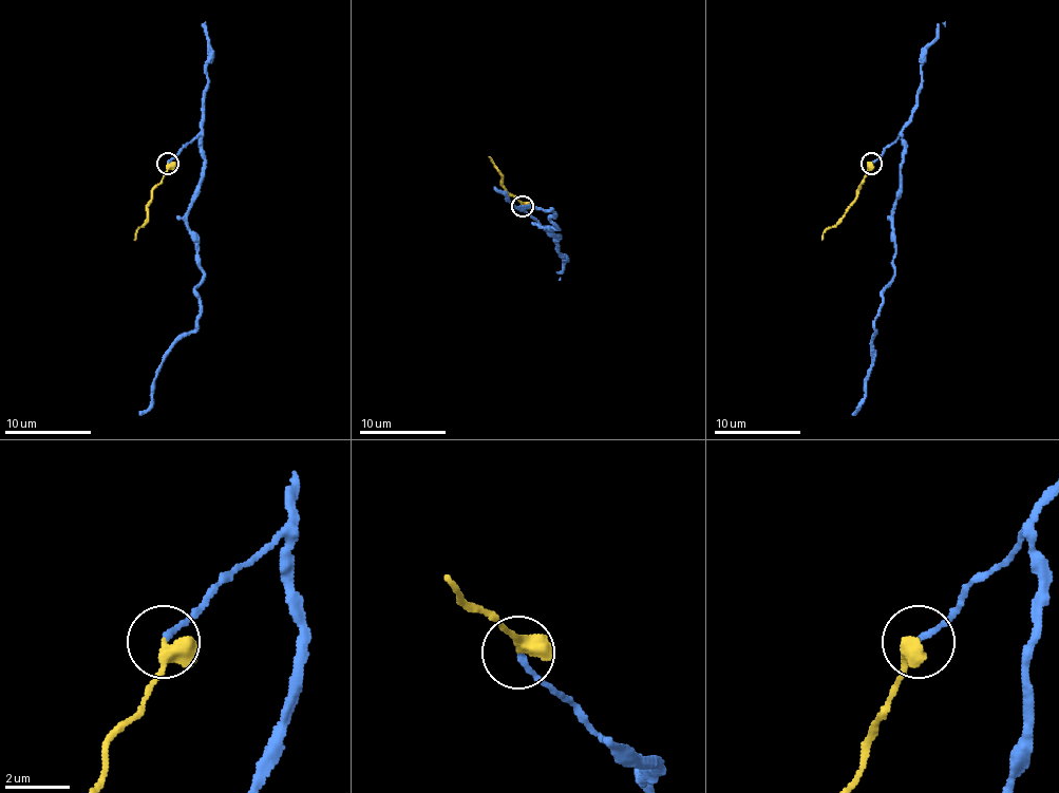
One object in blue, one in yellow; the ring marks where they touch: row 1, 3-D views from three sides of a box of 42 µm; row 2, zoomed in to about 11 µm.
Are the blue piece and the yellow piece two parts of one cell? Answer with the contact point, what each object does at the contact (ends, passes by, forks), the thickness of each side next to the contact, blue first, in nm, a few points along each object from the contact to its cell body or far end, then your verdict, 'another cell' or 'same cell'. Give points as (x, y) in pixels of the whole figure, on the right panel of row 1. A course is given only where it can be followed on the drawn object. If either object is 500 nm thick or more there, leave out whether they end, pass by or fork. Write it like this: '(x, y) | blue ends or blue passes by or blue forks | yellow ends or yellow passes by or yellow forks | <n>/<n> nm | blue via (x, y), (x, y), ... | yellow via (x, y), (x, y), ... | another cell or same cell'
(871, 163) | 170/550 nm | blue via (872, 163), (900, 138), (904, 148), (893, 216), (893, 281), (885, 289), (874, 328), (864, 404), (852, 415) | yellow via (872, 163), (856, 190), (856, 200), (839, 221), (823, 233), (823, 240) | same cell

